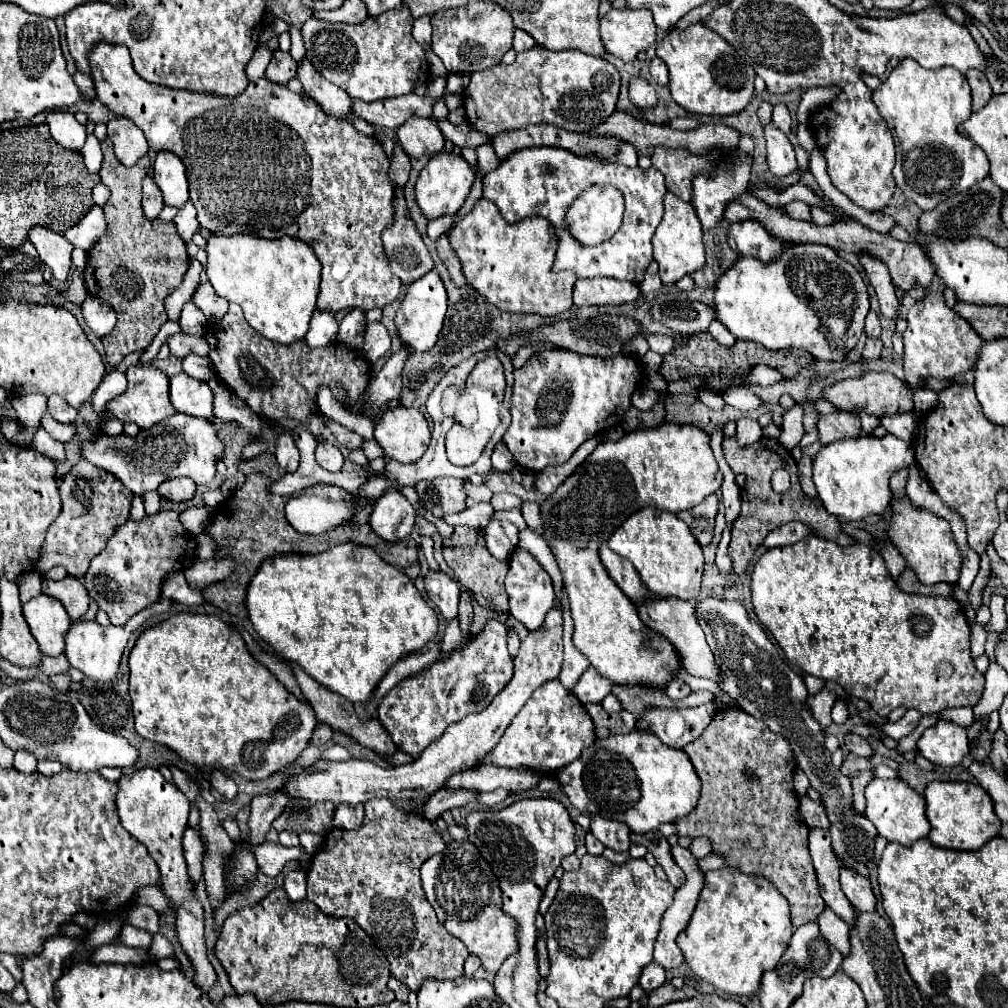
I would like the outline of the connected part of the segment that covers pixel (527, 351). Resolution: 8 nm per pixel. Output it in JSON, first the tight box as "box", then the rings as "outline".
{"box":[513,345,535,369],"outline":[[[531,345],[519,347],[519,349],[517,349],[517,353],[513,355],[513,365],[515,365],[515,369],[517,369],[517,367],[521,367],[521,365],[523,365],[523,363],[533,355],[533,353],[535,353],[535,349],[533,349]]]}

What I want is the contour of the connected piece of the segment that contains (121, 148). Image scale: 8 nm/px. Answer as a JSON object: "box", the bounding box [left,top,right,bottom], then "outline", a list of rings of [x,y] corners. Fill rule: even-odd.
{"box":[107,117,149,167],"outline":[[[113,117],[107,123],[107,137],[113,141],[115,157],[125,167],[135,165],[147,155],[149,146],[143,131],[127,117]]]}

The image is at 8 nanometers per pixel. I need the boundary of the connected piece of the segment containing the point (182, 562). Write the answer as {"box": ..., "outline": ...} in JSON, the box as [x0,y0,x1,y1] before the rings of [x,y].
{"box":[85,511,195,625],"outline":[[[159,511],[145,515],[141,521],[127,521],[107,541],[107,547],[93,557],[85,573],[85,587],[89,597],[97,601],[113,625],[125,625],[137,611],[155,603],[161,595],[161,581],[167,573],[181,571],[195,561],[193,535],[179,523],[179,513]]]}

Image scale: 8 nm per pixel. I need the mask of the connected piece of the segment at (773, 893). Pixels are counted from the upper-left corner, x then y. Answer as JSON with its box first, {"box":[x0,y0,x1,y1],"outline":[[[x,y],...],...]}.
{"box":[677,867,795,995],"outline":[[[723,867],[705,873],[705,887],[693,911],[689,925],[679,933],[677,945],[681,947],[687,965],[699,979],[729,995],[753,995],[761,985],[761,973],[775,969],[795,927],[789,919],[789,905],[781,893],[761,875],[747,875],[735,867]]]}

